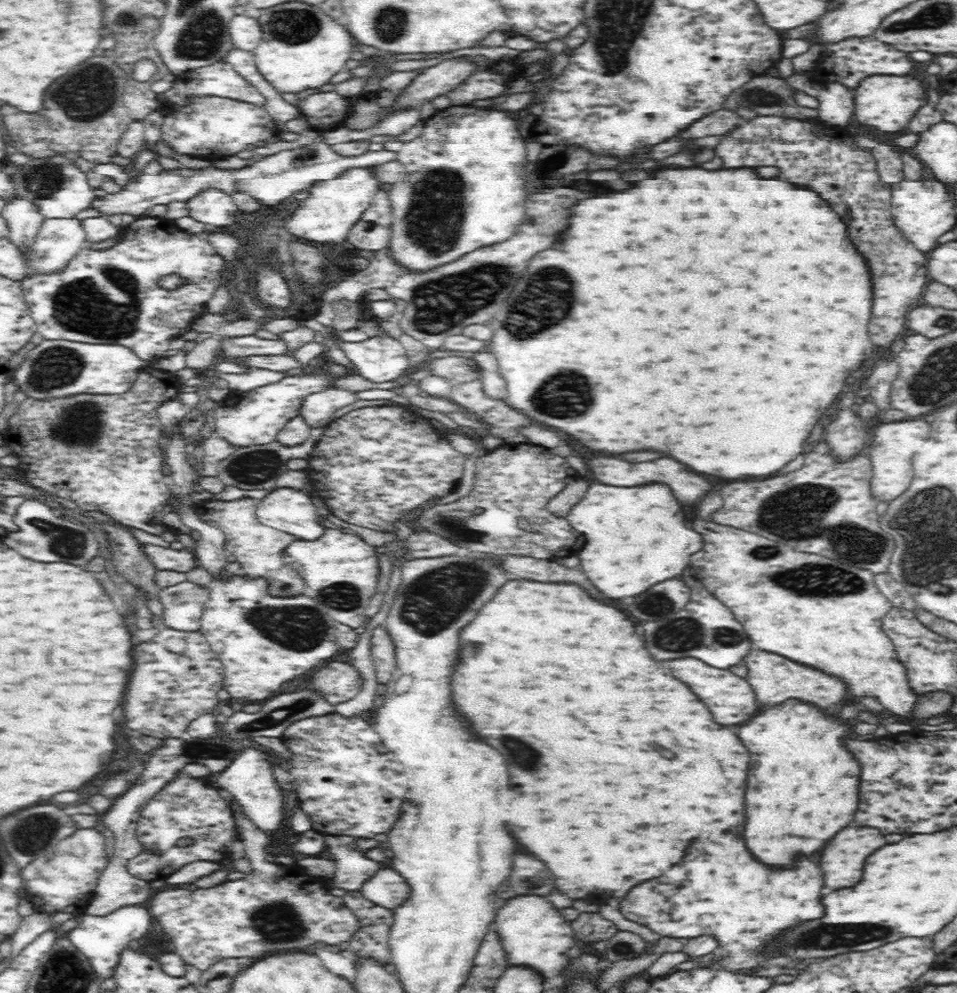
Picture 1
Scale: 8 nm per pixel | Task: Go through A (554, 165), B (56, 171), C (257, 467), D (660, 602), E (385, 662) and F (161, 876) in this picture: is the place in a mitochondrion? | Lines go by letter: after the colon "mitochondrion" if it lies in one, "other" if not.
A: mitochondrion
B: mitochondrion
C: mitochondrion
D: mitochondrion
E: other
F: other

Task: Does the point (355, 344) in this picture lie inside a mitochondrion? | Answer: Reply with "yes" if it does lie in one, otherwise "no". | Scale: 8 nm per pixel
no

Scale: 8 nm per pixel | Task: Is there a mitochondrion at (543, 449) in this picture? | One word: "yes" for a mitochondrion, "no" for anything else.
no

